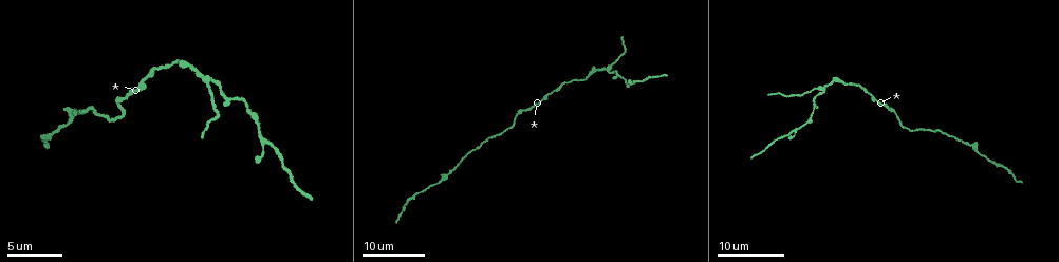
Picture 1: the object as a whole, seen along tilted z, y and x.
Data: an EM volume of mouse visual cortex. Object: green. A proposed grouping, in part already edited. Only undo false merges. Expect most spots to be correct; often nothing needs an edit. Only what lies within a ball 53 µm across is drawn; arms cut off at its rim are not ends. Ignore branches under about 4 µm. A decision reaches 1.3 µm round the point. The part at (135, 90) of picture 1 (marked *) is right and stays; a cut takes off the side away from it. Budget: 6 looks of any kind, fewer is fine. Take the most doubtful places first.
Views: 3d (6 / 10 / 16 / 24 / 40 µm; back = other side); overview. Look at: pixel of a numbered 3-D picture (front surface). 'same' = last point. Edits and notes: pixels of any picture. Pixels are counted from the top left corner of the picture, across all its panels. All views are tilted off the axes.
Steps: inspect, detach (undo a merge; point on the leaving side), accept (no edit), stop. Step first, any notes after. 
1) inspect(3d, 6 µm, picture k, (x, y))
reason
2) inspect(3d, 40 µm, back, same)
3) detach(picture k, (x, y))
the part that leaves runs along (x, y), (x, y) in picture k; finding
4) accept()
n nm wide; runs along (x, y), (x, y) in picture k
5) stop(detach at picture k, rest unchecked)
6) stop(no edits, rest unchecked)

inspect(3d, 24 µm, picture 1, (608, 69))
three arms meet

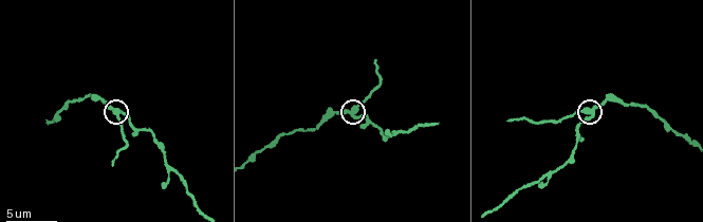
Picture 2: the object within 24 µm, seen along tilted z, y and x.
inspect(3d, 6 µm, picture 2, (117, 110))

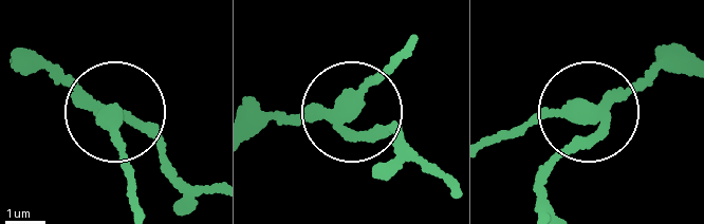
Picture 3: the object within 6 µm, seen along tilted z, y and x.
detach(picture 3, (369, 79))
3 arms; the part that leaves runs along (328, 114), (405, 44) in picture 3; a second neuron is stuck on

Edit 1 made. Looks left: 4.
inspect(3d, 10 µm, picture 2, (557, 169))
narrows sharply

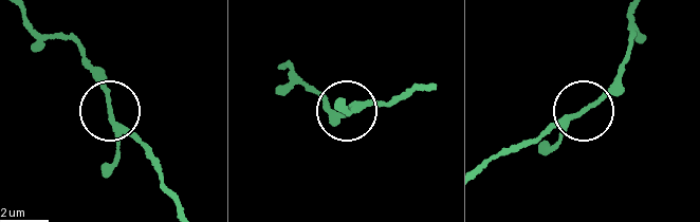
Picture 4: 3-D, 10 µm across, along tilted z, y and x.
inspect(3d, 10 µm, back, picture 4, (586, 106))

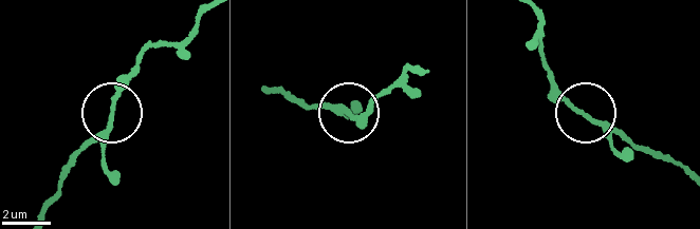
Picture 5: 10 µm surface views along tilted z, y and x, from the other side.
accept()
runs along (534, 13), (551, 81), (601, 125), (628, 139) in picture 5; one neuron here

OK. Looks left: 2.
inspect(3d, 16 µm, picture 1, (48, 135))
calibre changes

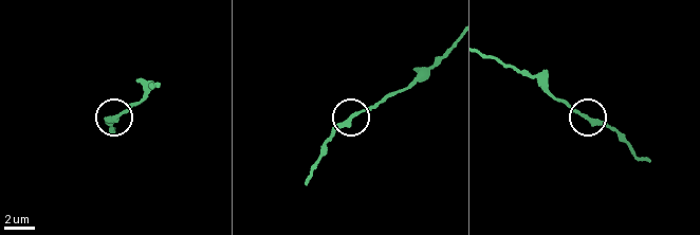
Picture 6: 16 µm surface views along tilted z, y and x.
inspect(3d, 10 µm, picture 6, (584, 115))
zoom in

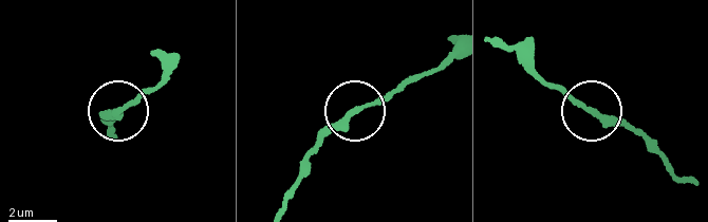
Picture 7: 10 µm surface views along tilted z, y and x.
accept()
200 nm wide; all the same neuron

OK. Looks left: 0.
stop(detach at picture 3, rest unchecked)

